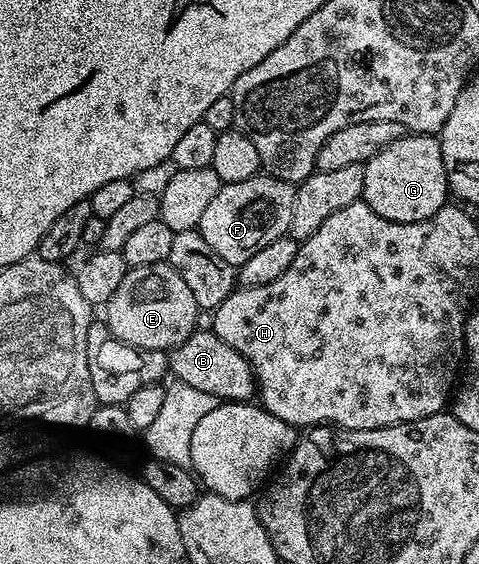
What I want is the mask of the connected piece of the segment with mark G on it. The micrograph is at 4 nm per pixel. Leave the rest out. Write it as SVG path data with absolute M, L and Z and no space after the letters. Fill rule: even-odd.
M405 133L393 145L385 145L377 157L373 157L363 164L365 169L365 189L362 202L373 209L381 217L398 223L416 223L433 217L449 199L447 186L447 174L445 173L445 161L441 157L441 145L435 135L421 135L418 133Z

